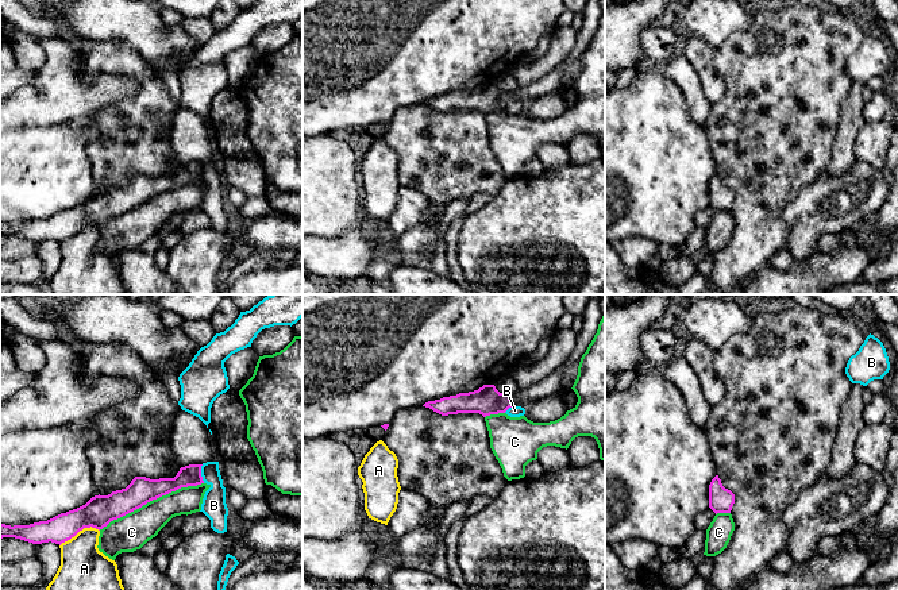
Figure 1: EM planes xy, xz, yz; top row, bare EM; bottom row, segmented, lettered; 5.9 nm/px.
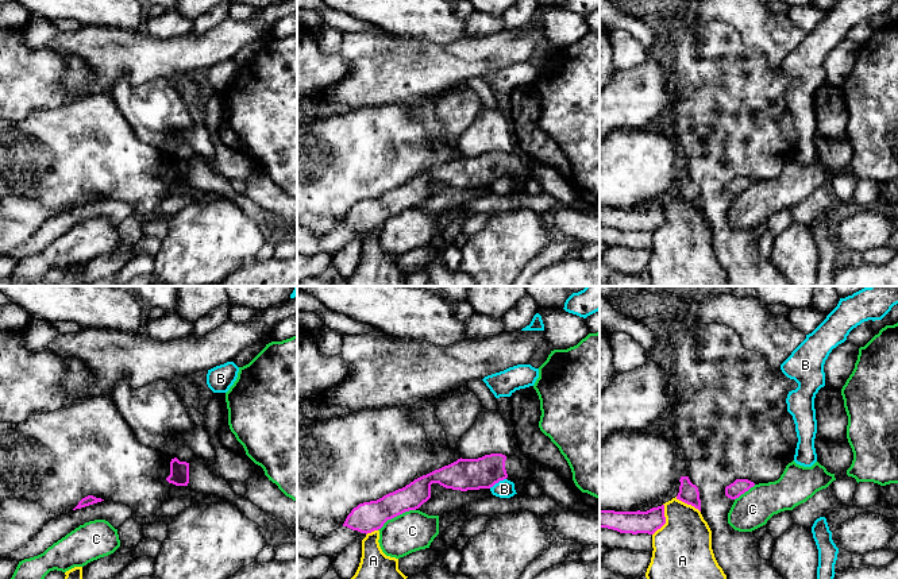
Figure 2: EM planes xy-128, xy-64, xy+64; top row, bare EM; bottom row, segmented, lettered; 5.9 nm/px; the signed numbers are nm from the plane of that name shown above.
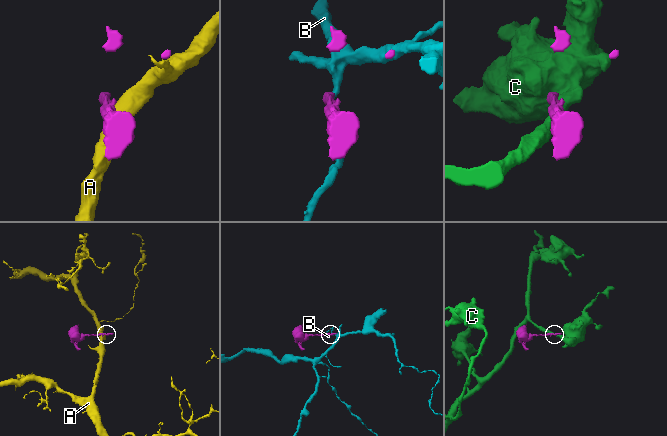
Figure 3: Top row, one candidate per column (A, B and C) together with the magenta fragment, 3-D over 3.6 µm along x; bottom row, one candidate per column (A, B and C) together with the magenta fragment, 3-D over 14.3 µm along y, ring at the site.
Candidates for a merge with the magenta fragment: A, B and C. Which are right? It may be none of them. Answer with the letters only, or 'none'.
none

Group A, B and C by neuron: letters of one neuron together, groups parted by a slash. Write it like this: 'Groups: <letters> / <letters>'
Groups: A / B / C

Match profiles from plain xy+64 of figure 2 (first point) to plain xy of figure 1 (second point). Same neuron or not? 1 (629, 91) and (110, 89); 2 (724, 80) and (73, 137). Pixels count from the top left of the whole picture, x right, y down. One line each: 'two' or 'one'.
1: one
2: two

